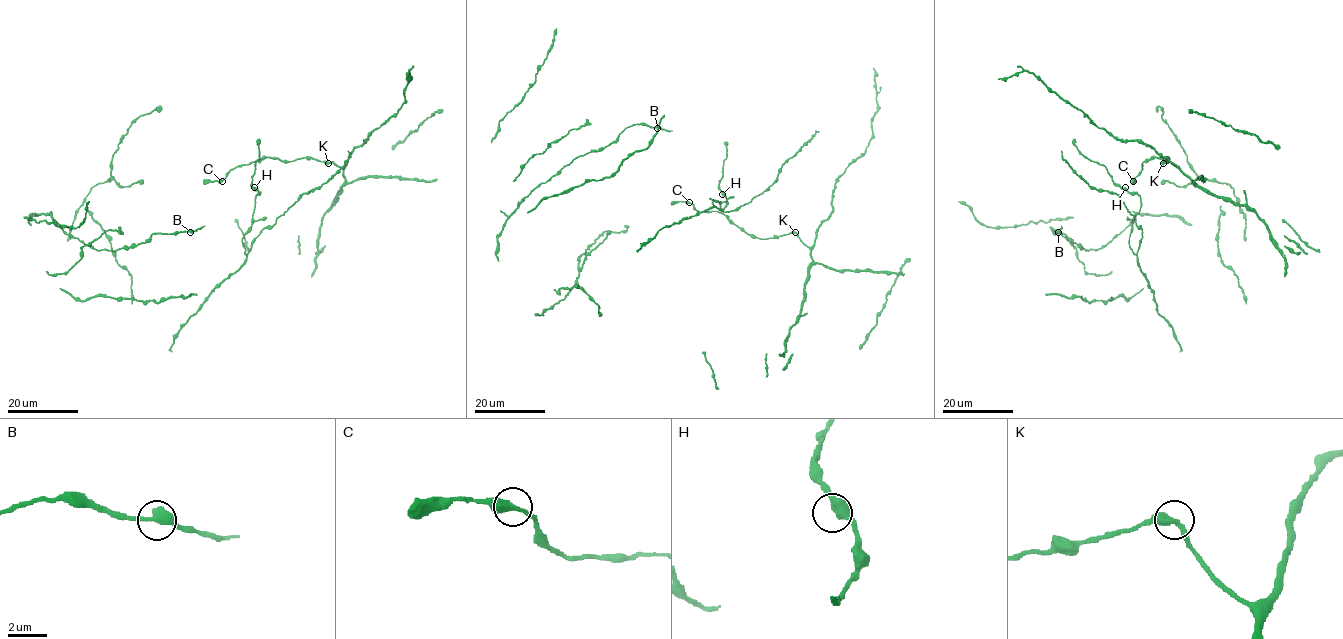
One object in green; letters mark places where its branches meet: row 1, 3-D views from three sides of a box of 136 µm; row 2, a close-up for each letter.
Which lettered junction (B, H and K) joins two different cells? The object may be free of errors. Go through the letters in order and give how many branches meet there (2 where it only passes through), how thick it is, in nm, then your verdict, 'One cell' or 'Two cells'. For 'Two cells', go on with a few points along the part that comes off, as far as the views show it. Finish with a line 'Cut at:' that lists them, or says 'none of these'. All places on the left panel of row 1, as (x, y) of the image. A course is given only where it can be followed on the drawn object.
B: Branches: 2. Thickness 460 nm. One cell
H: Branches: 2. Thickness 440 nm. One cell
K: Branches: 2. Thickness 460 nm. One cell
Cut at: none of these

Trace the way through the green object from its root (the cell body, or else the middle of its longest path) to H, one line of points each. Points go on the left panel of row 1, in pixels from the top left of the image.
H: (245, 250), (242, 237), (251, 224), (255, 197), (259, 193), (254, 187)

